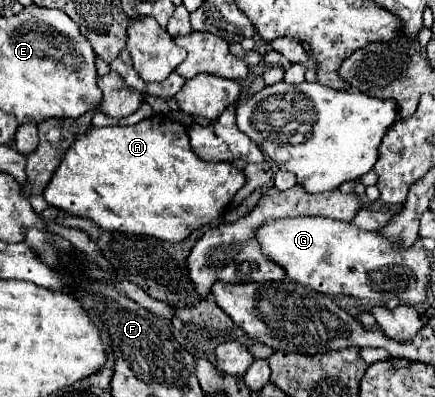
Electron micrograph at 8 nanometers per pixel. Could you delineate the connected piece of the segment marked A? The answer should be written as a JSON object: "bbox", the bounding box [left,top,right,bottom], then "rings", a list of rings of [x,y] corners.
{"bbox":[44,114,244,242],"rings":[[[154,114],[136,126],[90,128],[86,134],[80,134],[48,182],[44,198],[50,206],[62,208],[72,216],[94,220],[102,230],[120,230],[166,242],[182,242],[196,228],[224,216],[234,194],[244,184],[244,172],[236,170],[232,164],[210,164],[200,160],[190,148],[190,138],[182,122],[176,122],[170,116]]]}

